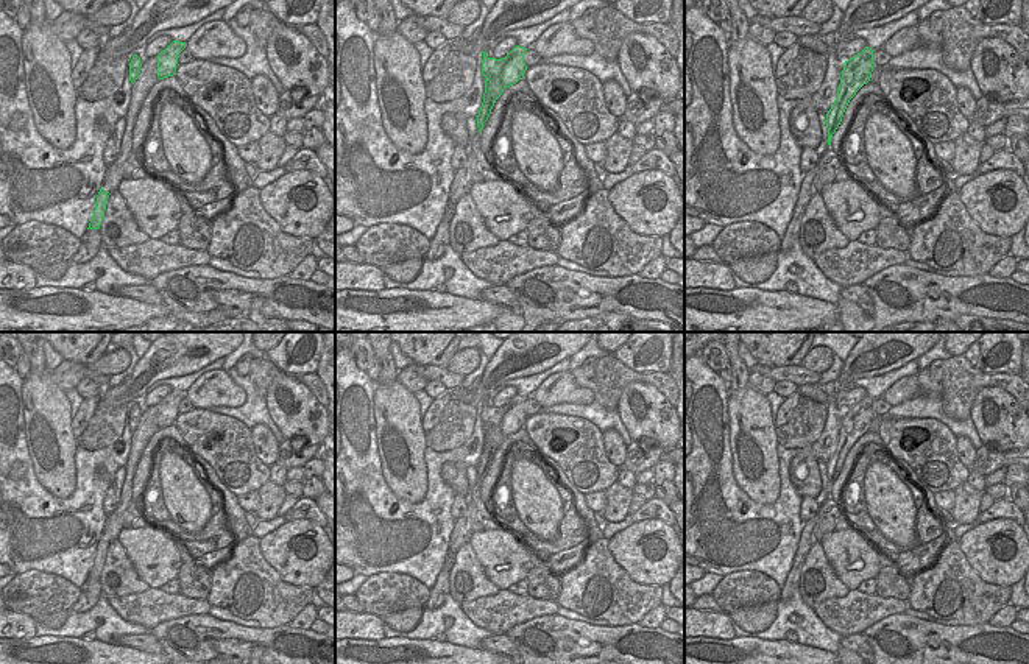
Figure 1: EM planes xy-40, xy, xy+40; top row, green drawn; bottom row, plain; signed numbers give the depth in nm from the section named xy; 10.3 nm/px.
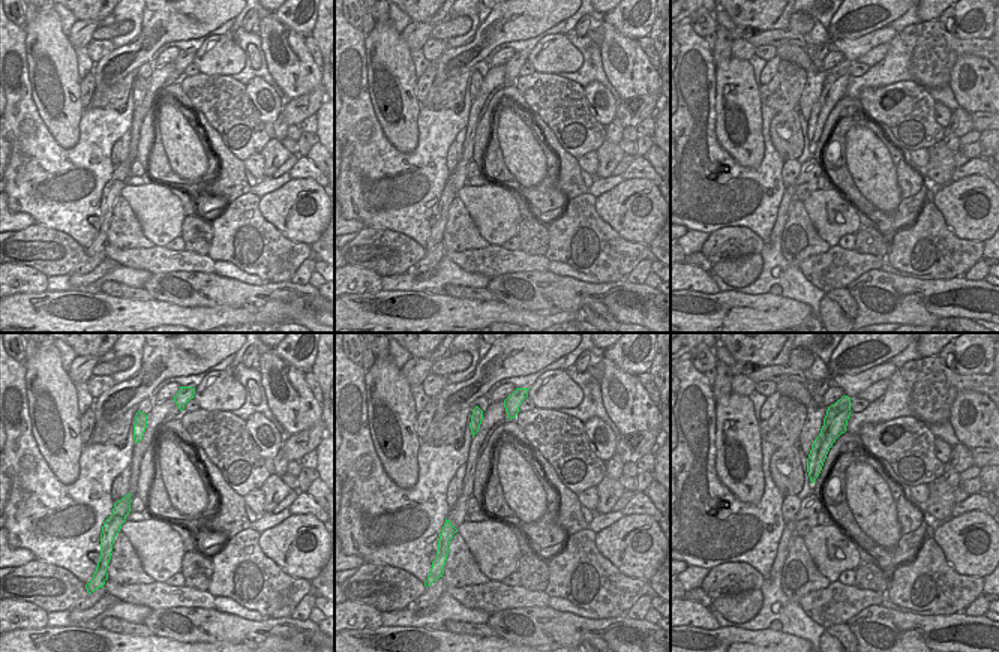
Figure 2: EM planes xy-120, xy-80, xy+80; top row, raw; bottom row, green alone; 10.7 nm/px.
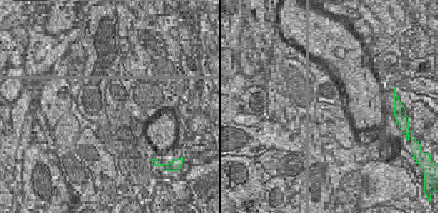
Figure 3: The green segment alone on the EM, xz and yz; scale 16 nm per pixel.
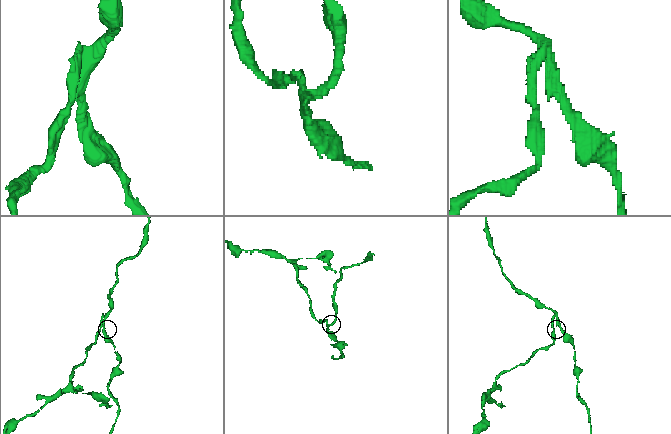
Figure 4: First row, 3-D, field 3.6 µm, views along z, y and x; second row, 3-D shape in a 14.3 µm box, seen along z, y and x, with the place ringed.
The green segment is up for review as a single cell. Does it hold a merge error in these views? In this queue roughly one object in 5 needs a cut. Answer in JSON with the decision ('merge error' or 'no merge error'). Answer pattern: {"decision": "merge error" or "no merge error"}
{"decision": "merge error"}

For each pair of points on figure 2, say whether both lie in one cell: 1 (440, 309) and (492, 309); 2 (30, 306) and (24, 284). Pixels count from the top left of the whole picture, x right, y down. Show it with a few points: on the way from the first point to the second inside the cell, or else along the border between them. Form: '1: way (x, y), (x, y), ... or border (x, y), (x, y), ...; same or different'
1: way (453, 311), (479, 311); same
2: border (45, 290), (15, 294); different

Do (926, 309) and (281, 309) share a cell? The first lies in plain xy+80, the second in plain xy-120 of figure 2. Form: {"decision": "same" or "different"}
{"decision": "different"}

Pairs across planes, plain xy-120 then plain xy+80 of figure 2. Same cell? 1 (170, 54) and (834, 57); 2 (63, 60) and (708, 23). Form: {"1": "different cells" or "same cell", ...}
{"1": "same cell", "2": "different cells"}

